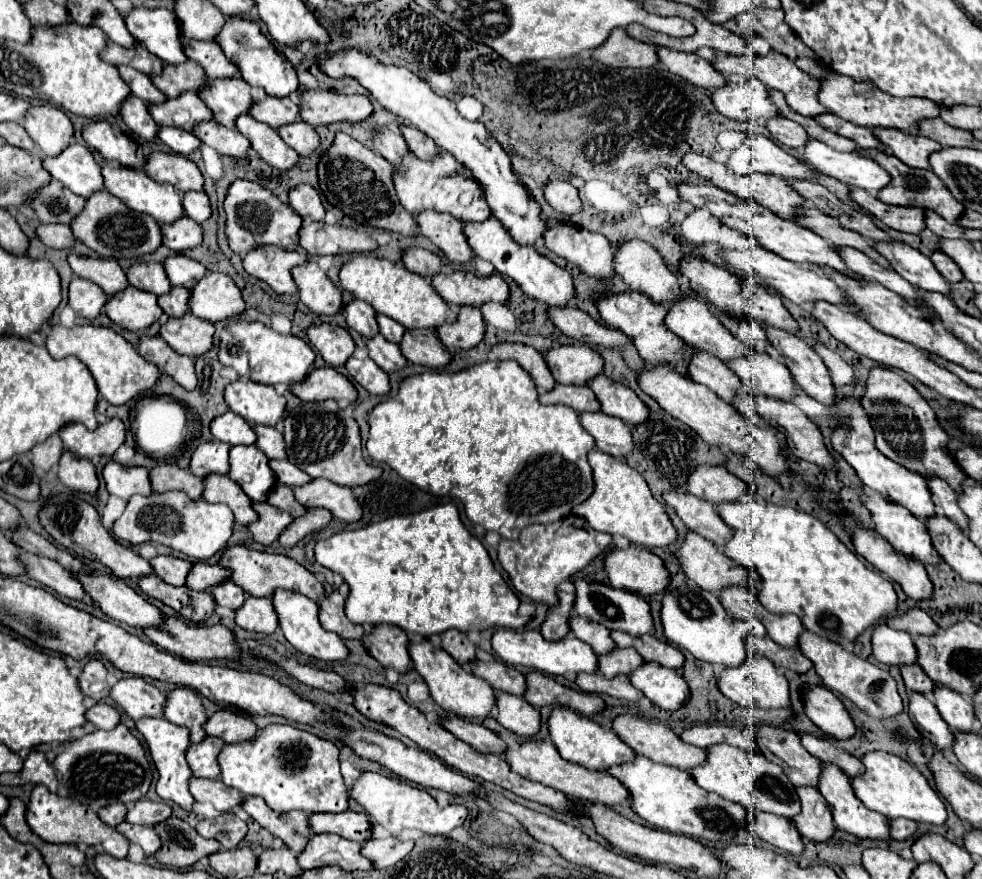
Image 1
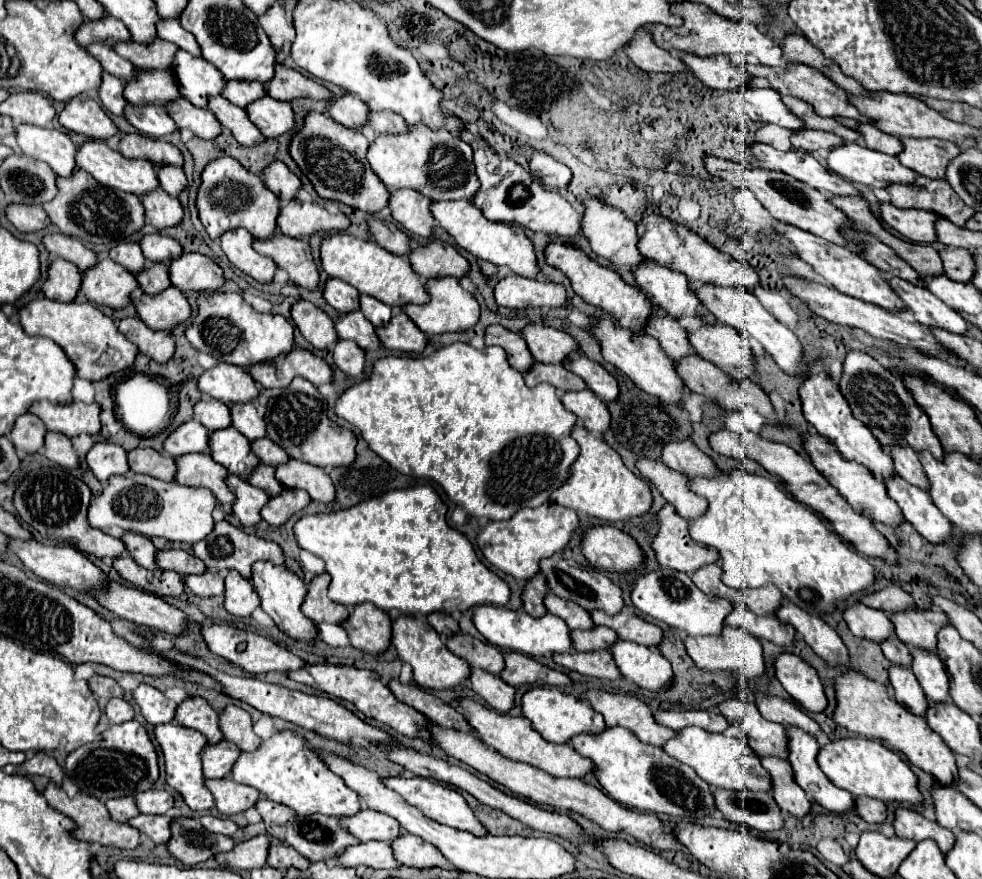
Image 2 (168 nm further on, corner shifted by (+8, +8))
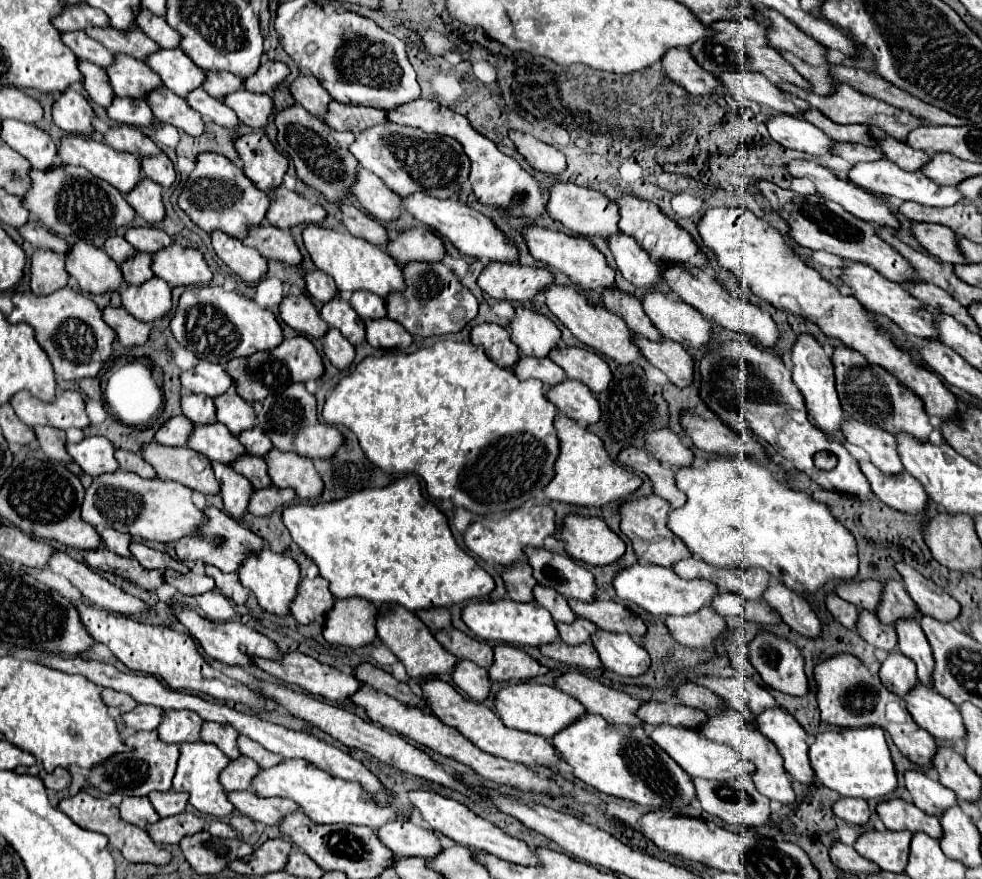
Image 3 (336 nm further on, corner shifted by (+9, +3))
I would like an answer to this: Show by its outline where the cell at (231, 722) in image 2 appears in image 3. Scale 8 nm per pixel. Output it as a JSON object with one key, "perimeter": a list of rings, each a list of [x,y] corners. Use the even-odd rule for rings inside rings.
{"perimeter":[[[245,735],[239,737],[239,749],[241,749],[243,755],[251,757],[261,769],[271,769],[271,767],[275,767],[275,765],[279,765],[279,763],[283,761],[283,757],[267,751],[263,745],[251,741],[251,739],[245,737]]]}

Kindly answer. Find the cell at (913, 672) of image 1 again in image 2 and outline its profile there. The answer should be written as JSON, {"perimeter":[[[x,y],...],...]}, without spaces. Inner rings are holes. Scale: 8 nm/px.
{"perimeter":[[[896,636],[892,640],[886,640],[882,646],[882,652],[884,656],[892,662],[892,664],[898,664],[898,666],[910,666],[912,664],[912,654],[908,650],[908,646],[904,642],[900,642]]]}

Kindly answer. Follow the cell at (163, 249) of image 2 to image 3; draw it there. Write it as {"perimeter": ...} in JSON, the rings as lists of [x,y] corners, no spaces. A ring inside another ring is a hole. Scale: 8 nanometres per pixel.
{"perimeter":[[[129,227],[125,239],[143,253],[155,253],[157,249],[165,249],[171,245],[171,237],[155,227]]]}

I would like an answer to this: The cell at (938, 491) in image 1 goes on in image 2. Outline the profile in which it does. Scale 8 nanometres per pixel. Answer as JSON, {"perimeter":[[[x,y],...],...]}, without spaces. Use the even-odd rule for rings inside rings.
{"perimeter":[[[896,448],[896,450],[890,450],[890,454],[894,458],[894,468],[900,478],[904,478],[906,482],[922,490],[930,490],[930,480],[924,474],[920,456],[912,448]]]}

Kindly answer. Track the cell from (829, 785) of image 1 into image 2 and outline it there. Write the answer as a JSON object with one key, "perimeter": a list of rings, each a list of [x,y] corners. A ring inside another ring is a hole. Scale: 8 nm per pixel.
{"perimeter":[[[786,728],[786,732],[790,738],[788,762],[794,770],[796,782],[802,786],[808,798],[836,814],[856,812],[854,796],[844,792],[842,788],[836,788],[818,768],[820,746],[816,738],[808,736],[806,732],[800,732],[800,728]]]}

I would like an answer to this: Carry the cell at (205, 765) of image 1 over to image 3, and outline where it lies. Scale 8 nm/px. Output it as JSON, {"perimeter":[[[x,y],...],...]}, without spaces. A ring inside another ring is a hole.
{"perimeter":[[[243,755],[239,759],[233,759],[233,763],[221,773],[219,779],[225,785],[227,793],[247,791],[247,789],[251,789],[251,783],[259,775],[259,771],[261,771],[261,767]]]}

